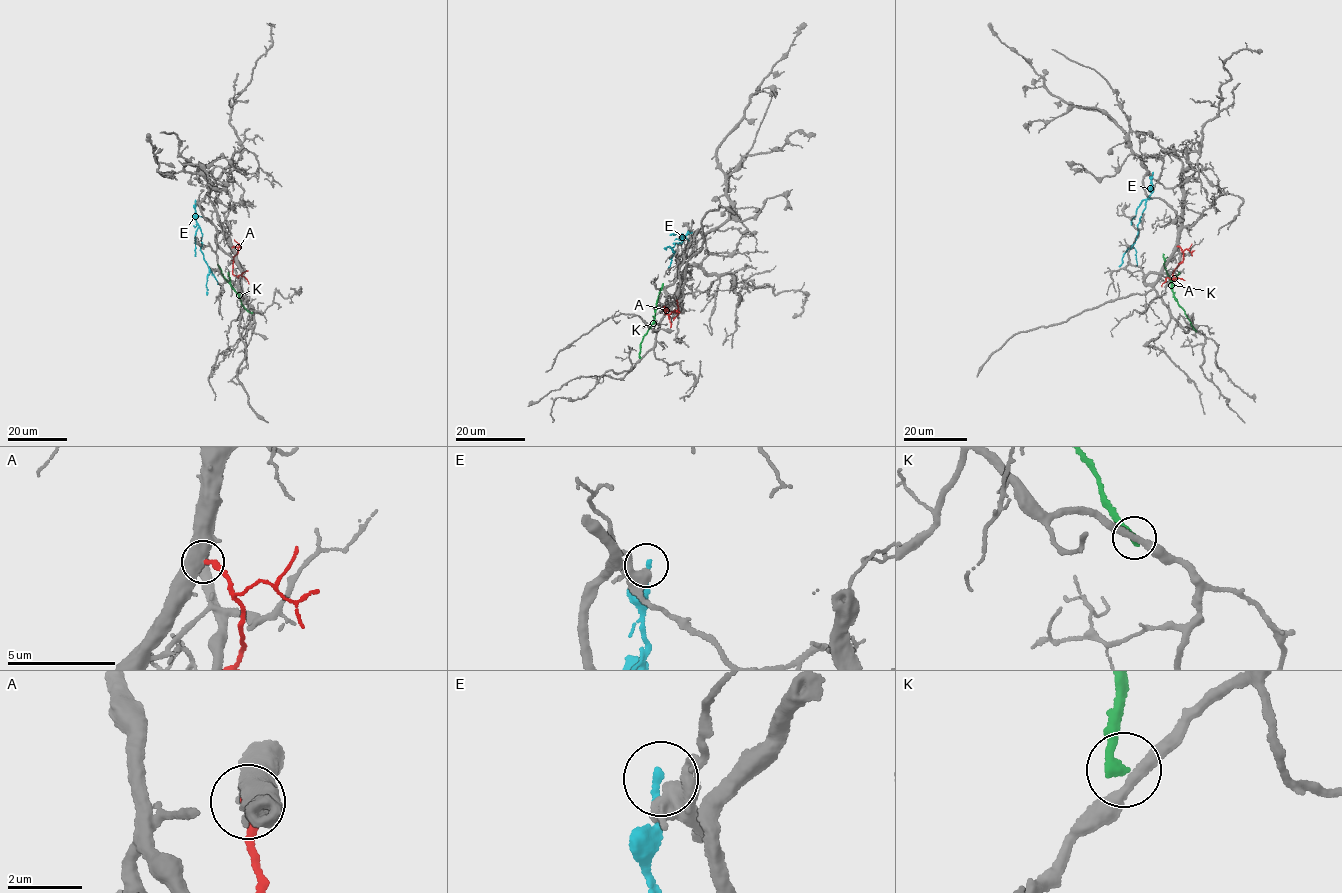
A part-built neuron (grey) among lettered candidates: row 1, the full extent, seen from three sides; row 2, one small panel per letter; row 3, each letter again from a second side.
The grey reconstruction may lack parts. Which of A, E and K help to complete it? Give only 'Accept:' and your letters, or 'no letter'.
Accept: no letter

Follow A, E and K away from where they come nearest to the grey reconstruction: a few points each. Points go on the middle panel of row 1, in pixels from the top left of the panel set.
A: (677, 300), (677, 308), (673, 312), (663, 307), (669, 315), (676, 310), (678, 313)
E: (691, 232), (680, 239), (681, 243), (674, 243), (673, 251), (671, 248), (664, 247)
K: (641, 357), (641, 344), (653, 324), (663, 283)

